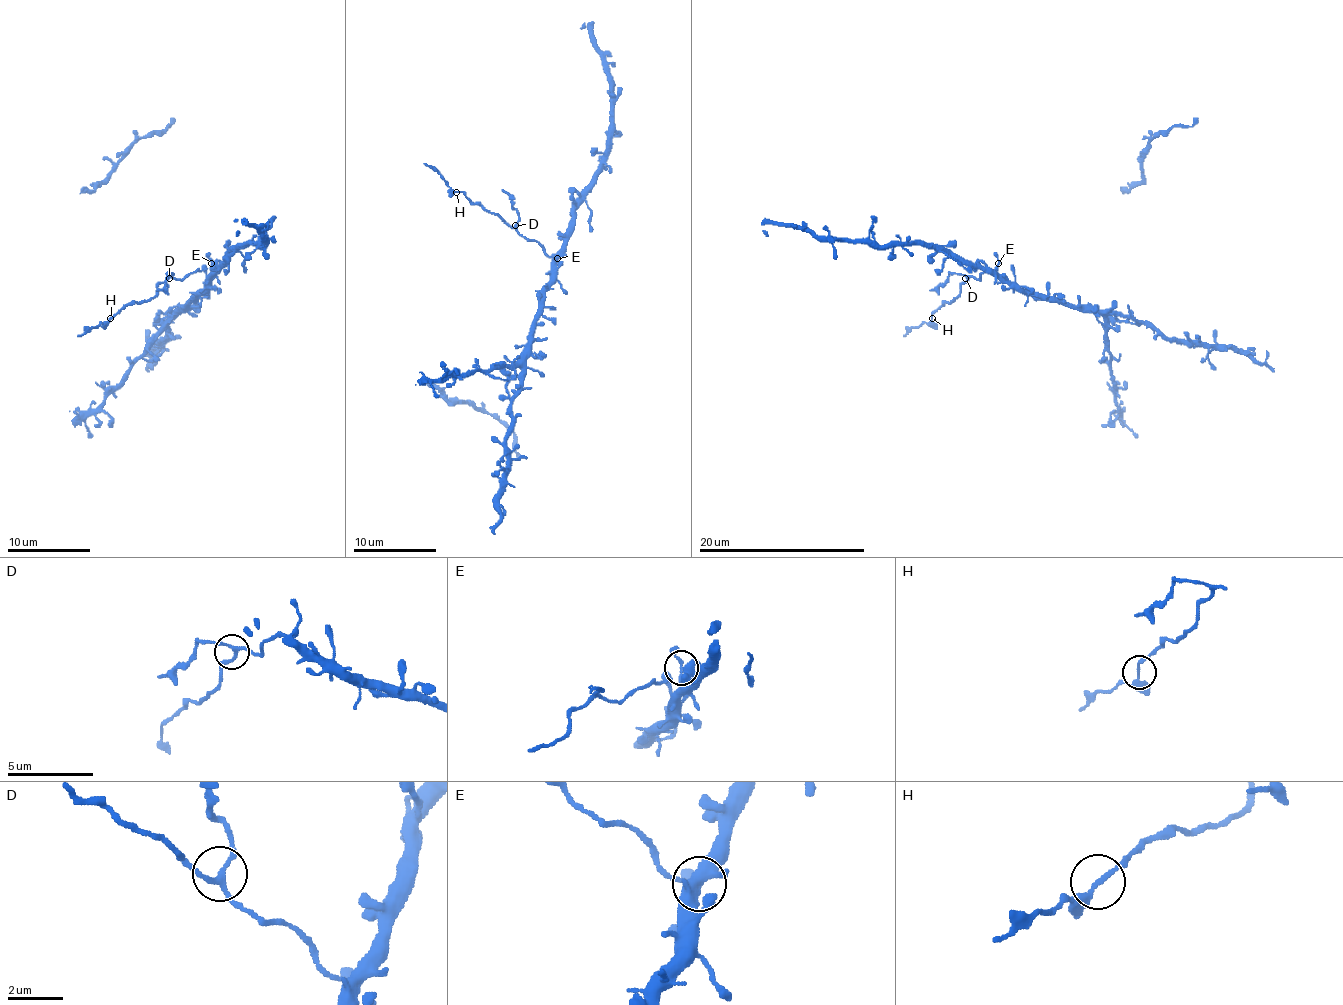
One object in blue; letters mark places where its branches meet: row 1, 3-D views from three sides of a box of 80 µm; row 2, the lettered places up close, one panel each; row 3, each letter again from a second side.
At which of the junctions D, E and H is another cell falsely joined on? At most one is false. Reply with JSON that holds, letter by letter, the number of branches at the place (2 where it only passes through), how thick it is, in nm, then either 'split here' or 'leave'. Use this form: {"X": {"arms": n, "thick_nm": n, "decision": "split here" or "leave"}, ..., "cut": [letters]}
{"D": {"arms": 3, "thick_nm": 170, "decision": "leave"}, "E": {"arms": 3, "thick_nm": 130, "decision": "split here"}, "H": {"arms": 3, "thick_nm": 170, "decision": "leave"}, "cut": ["E"]}

